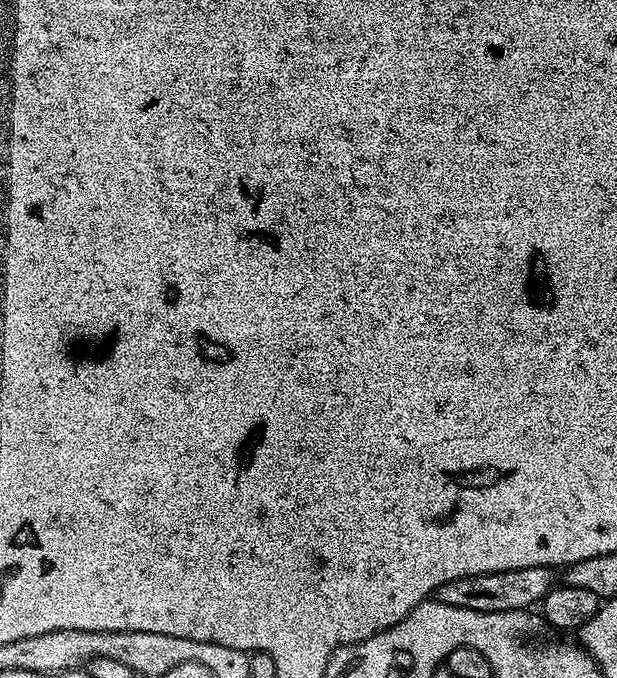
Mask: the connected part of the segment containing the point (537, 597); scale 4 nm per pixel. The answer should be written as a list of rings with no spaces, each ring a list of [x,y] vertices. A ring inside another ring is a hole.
[[[526,566],[518,570],[474,574],[473,576],[446,582],[446,586],[436,589],[435,599],[440,600],[446,606],[462,606],[462,610],[478,610],[479,612],[522,612],[532,610],[543,601],[544,595],[554,587],[552,572],[553,569],[549,566]]]

